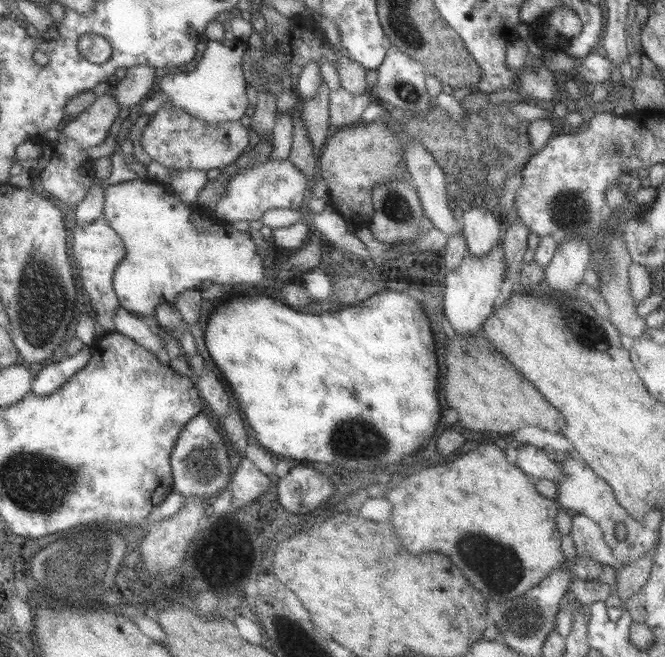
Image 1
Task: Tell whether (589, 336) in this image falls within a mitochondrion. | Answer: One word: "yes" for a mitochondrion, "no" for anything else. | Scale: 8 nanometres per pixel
yes

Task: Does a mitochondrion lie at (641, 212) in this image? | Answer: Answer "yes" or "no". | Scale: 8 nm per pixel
no

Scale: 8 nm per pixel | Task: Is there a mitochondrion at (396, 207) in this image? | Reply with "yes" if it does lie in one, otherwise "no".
yes

